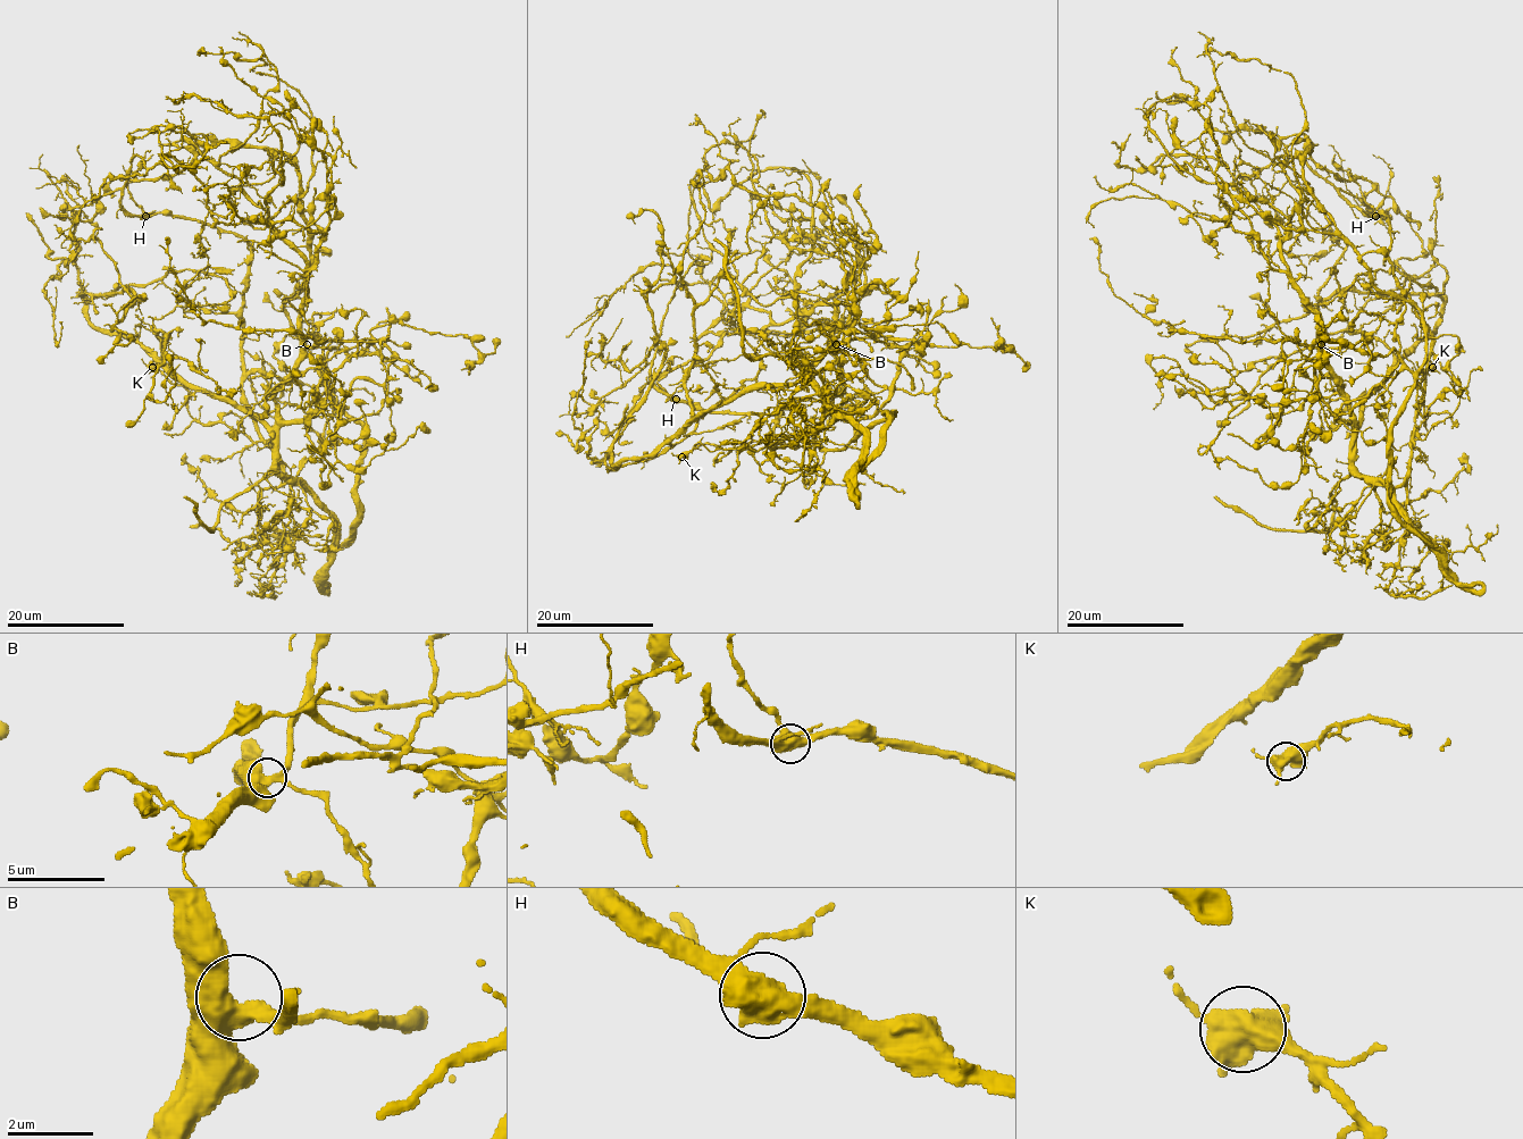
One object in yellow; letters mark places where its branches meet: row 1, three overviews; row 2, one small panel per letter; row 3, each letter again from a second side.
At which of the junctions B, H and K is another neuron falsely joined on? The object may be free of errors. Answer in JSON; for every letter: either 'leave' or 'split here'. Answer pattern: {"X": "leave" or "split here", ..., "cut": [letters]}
{"B": "leave", "H": "leave", "K": "leave", "cut": []}

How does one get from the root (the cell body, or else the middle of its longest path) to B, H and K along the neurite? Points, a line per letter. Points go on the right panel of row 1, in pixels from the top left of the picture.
B: (1405, 476), (1398, 477), (1390, 467), (1380, 477), (1365, 477), (1354, 466), (1350, 401), (1321, 344)
H: (1405, 476), (1431, 329), (1394, 275), (1390, 219), (1375, 217)
K: (1405, 476), (1412, 452), (1411, 435), (1425, 421), (1423, 392), (1420, 383), (1432, 367)

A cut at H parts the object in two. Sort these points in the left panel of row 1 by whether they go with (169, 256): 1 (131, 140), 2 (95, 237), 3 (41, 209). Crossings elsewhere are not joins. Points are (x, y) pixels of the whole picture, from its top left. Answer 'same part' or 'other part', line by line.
1: same part
2: same part
3: same part

